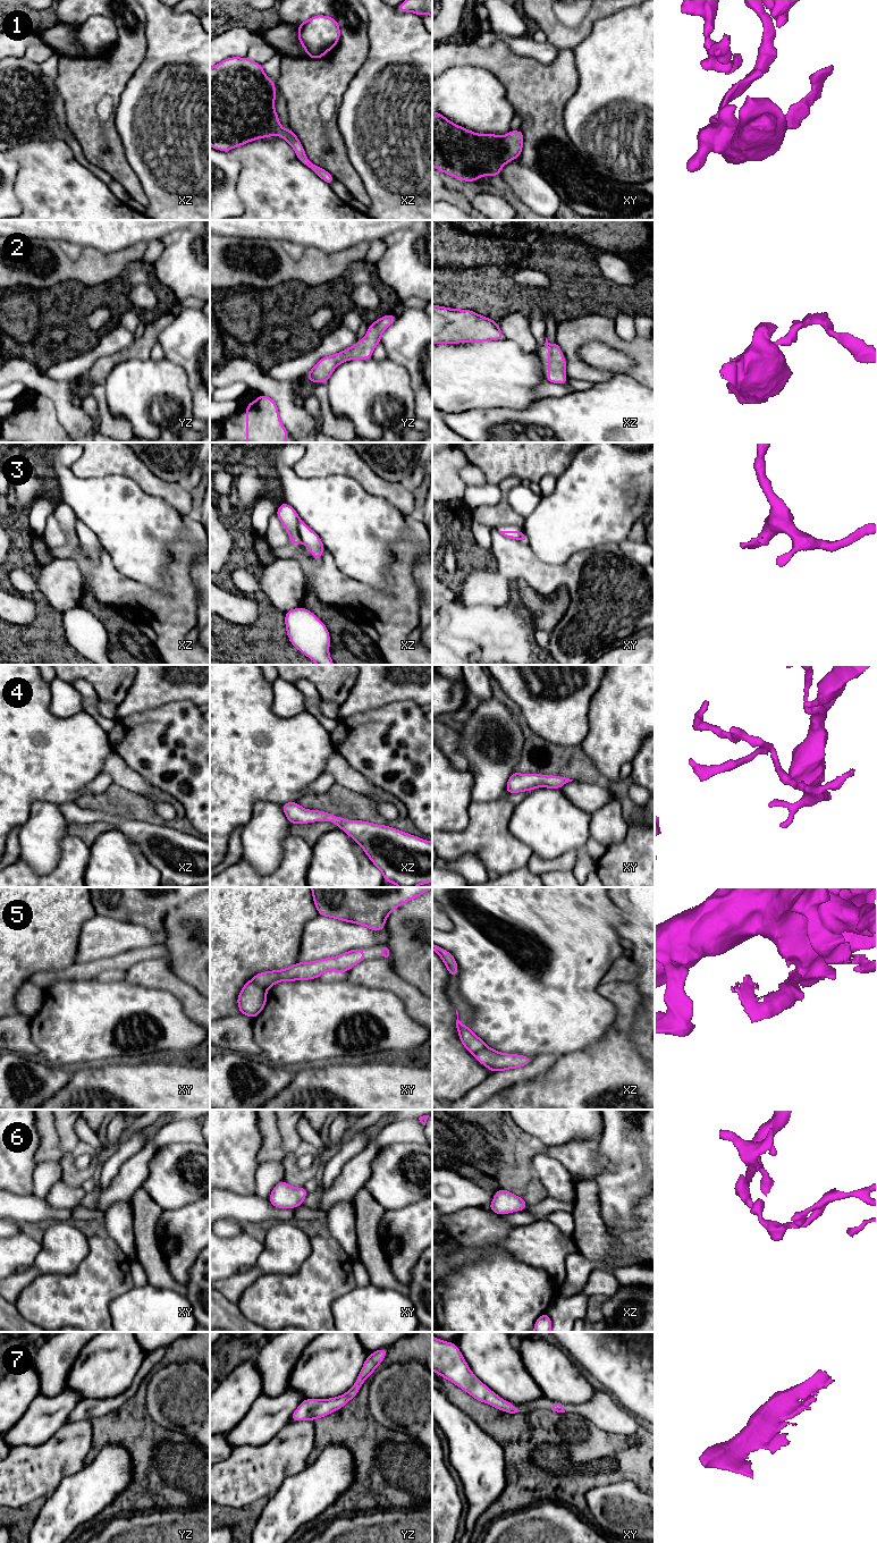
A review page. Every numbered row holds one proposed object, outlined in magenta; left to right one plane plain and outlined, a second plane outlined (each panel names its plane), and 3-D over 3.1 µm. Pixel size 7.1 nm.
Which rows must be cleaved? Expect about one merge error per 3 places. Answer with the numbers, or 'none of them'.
3

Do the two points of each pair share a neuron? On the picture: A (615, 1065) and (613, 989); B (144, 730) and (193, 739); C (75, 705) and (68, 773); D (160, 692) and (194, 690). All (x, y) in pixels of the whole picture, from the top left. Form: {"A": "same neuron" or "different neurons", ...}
{"A": "same neuron", "B": "same neuron", "C": "different neurons", "D": "same neuron"}

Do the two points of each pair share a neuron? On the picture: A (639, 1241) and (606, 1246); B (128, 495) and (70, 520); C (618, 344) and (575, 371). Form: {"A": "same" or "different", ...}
{"A": "different", "B": "different", "C": "same"}

